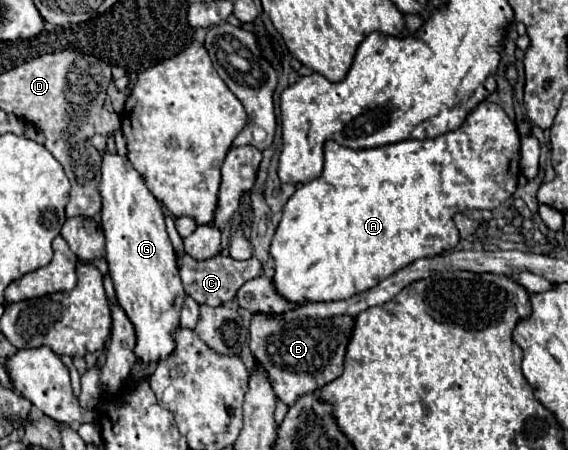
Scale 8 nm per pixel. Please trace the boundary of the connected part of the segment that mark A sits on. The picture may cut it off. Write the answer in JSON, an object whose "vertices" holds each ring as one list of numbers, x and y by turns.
{"vertices":[[493,102,479,104,467,116,467,122,461,124,461,128,441,134,437,138,429,138,429,140,403,140,403,142,395,142,395,144,387,144,379,148,369,148,369,150,351,150,351,148,339,146,333,140,327,140,325,142,325,166,323,166,321,176,307,184,297,186,295,194,287,200,283,208,283,218,273,236,271,258,275,262,273,282,275,282,277,292,281,292,291,302,333,302,337,298,349,298,349,296,355,296,357,292,377,286,379,280,383,280,385,276,391,276,393,272,409,266,411,262,419,258,433,258,433,256,453,250,459,244,459,230,455,228,455,222,453,222,453,216,457,212,465,212,469,208,491,208,493,210,501,206,507,198,511,198,513,192,517,190,519,144,521,144,521,138,519,138,515,122,503,112,499,104,493,104]]}

